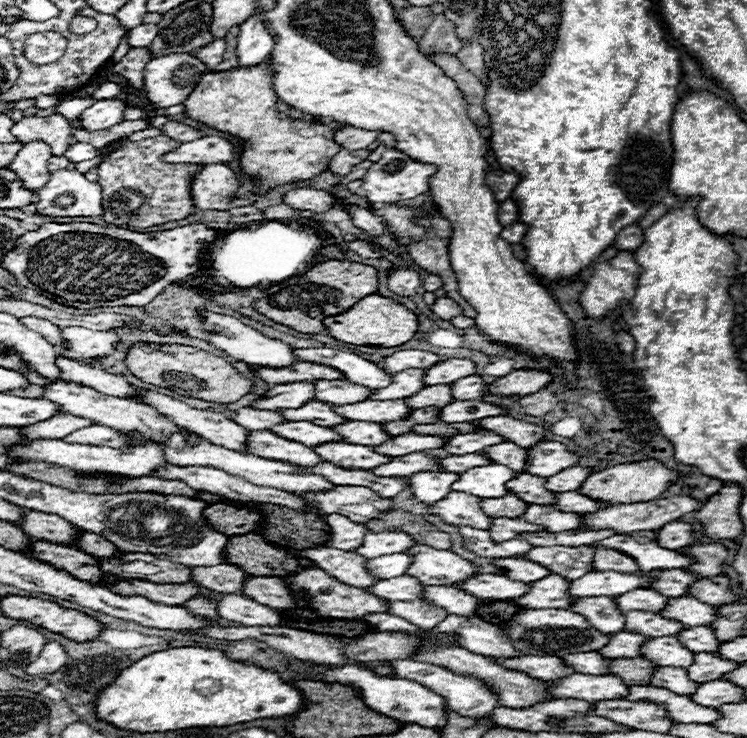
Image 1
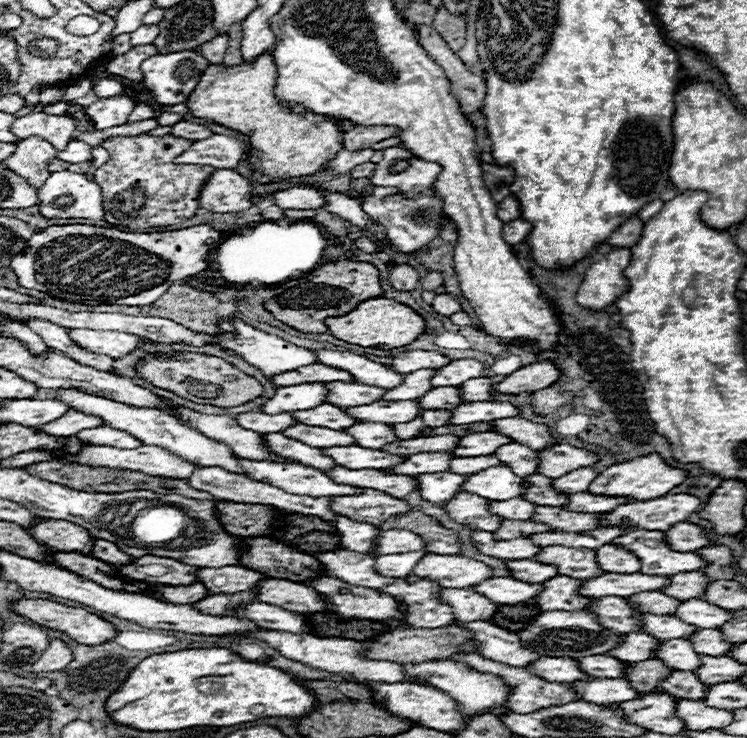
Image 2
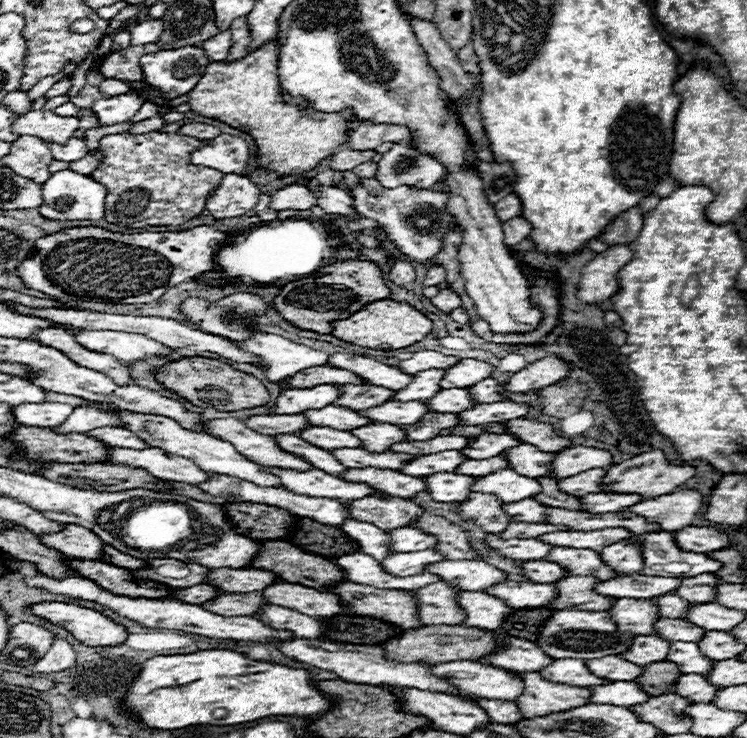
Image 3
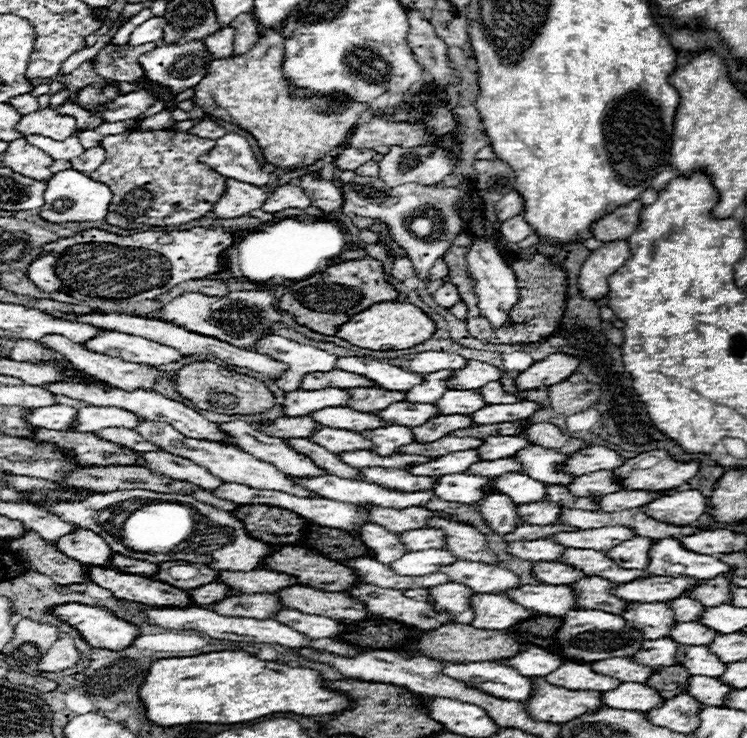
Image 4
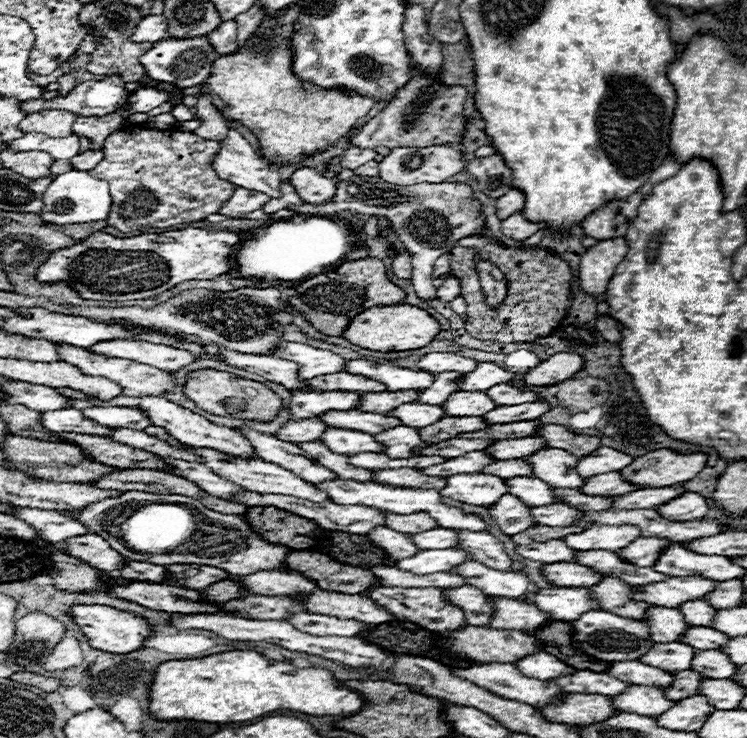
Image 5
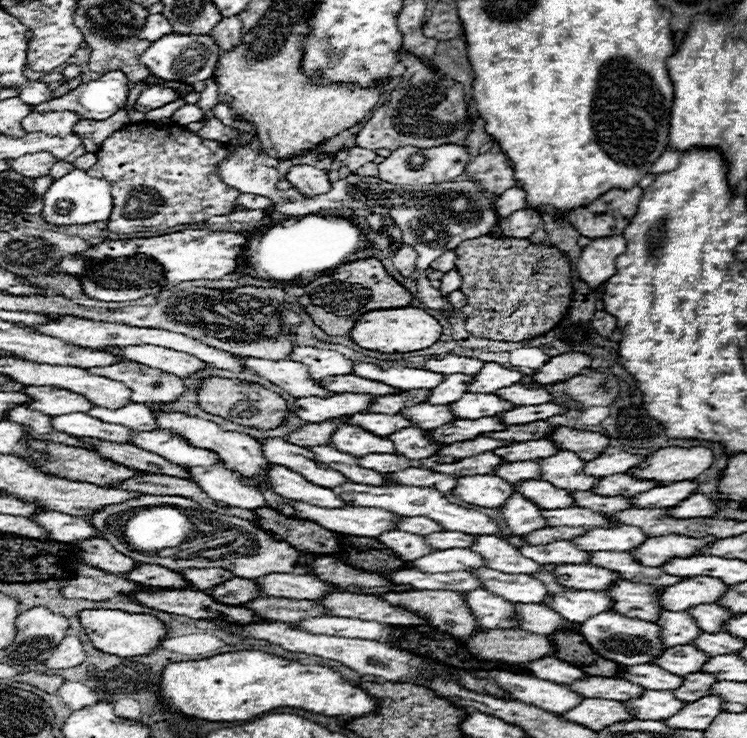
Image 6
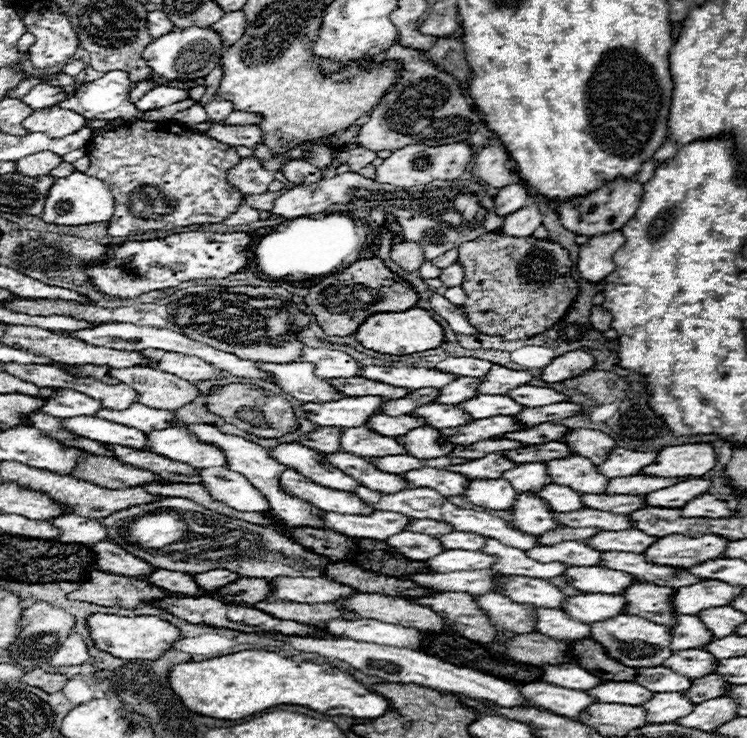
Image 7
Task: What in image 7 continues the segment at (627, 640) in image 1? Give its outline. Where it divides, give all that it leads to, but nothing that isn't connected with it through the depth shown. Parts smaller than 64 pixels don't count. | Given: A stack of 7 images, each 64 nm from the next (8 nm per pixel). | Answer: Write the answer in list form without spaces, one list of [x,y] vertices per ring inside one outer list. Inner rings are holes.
[[[680,650],[674,652],[674,656],[664,662],[664,666],[686,678],[702,678],[716,672],[716,662],[718,660],[706,650]]]

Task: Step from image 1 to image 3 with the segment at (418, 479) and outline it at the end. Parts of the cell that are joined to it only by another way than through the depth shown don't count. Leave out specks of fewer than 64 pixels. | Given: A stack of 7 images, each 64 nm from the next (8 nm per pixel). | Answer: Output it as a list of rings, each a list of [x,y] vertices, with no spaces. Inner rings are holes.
[[[432,474],[432,478],[428,478],[428,494],[436,502],[464,502],[474,482],[476,478],[464,474]]]

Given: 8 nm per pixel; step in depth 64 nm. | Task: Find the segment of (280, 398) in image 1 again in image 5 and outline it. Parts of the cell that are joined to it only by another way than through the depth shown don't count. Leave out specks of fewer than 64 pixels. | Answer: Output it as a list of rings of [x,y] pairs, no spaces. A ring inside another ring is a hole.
[[[312,392],[292,394],[290,414],[294,418],[320,418],[328,410],[354,410],[360,404],[356,392]]]

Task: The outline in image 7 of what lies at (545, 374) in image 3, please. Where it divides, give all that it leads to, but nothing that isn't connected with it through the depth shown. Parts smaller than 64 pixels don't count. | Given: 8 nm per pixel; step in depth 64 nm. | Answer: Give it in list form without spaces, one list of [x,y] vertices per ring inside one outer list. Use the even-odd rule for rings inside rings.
[[[574,350],[554,358],[540,374],[544,382],[562,382],[594,368],[594,356],[588,350]]]

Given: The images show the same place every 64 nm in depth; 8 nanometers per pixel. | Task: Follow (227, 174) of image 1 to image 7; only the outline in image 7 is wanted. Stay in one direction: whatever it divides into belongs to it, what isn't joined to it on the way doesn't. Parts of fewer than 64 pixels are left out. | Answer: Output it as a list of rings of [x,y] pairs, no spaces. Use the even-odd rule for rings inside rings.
[[[280,190],[280,192],[266,192],[266,194],[252,194],[252,196],[248,196],[248,204],[250,204],[252,208],[256,208],[256,210],[272,212],[272,208],[274,208],[274,200],[276,200],[278,196],[282,196],[284,192],[288,192],[288,190]]]

